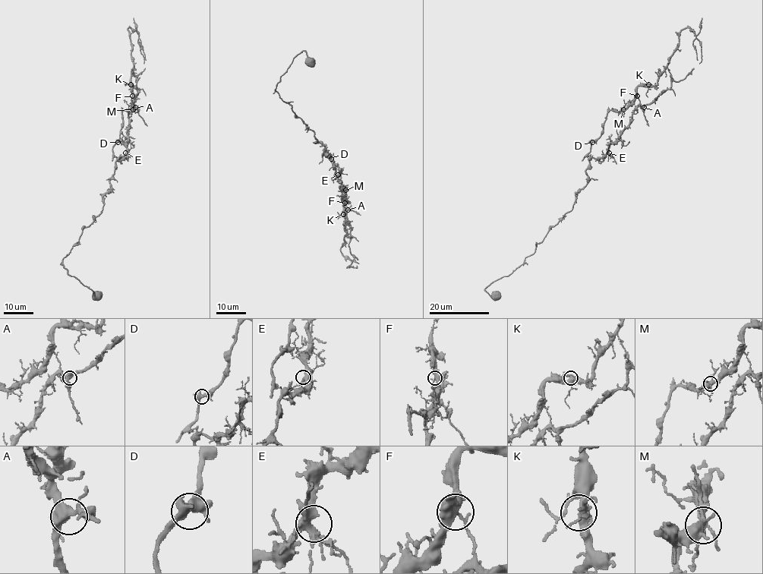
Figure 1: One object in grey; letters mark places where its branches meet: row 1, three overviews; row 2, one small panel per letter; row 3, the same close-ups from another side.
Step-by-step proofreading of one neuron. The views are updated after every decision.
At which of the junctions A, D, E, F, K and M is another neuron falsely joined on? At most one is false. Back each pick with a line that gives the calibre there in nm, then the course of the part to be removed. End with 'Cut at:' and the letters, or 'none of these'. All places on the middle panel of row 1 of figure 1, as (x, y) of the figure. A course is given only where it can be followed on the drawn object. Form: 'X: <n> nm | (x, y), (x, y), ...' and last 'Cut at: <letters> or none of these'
F: 440 nm | (345, 203), (343, 225), (346, 234), (340, 250), (351, 262), (352, 267), (357, 268), (357, 266)
Cut at: F

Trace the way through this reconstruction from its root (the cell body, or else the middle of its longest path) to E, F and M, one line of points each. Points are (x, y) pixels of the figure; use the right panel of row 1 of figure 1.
E: (594, 159), (600, 159), (609, 152)
F: (594, 159), (603, 157), (608, 147), (629, 124), (633, 110), (640, 102), (637, 96)
M: (594, 159), (605, 156), (608, 147), (629, 124), (639, 99), (637, 96), (623, 109)

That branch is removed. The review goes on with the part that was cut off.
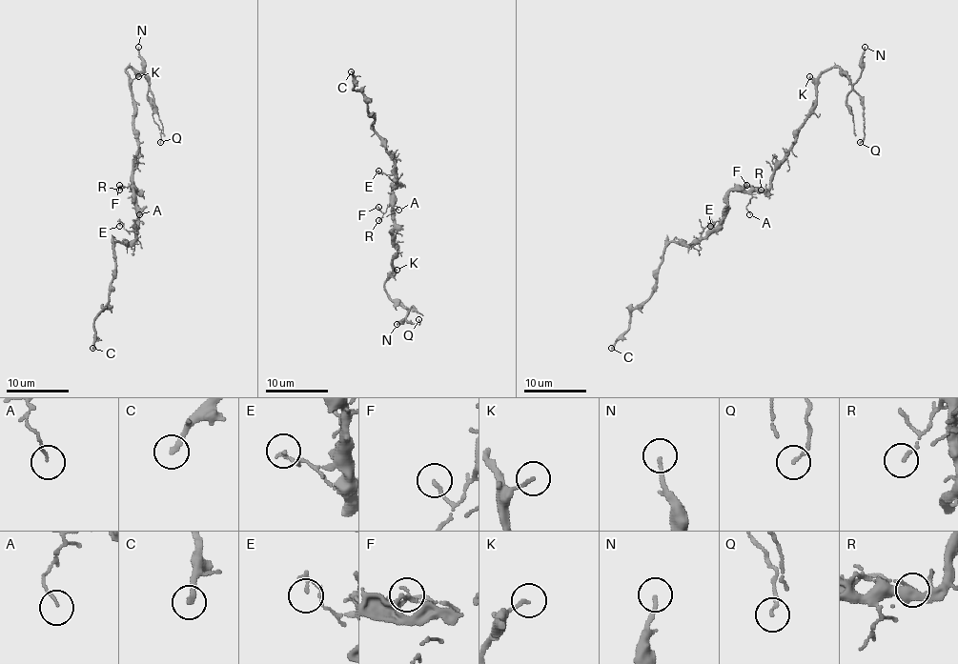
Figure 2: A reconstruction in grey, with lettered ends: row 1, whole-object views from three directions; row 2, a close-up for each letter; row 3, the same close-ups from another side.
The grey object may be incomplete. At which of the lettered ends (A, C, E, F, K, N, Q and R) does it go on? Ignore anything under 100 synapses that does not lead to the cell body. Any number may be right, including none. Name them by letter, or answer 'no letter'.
C

